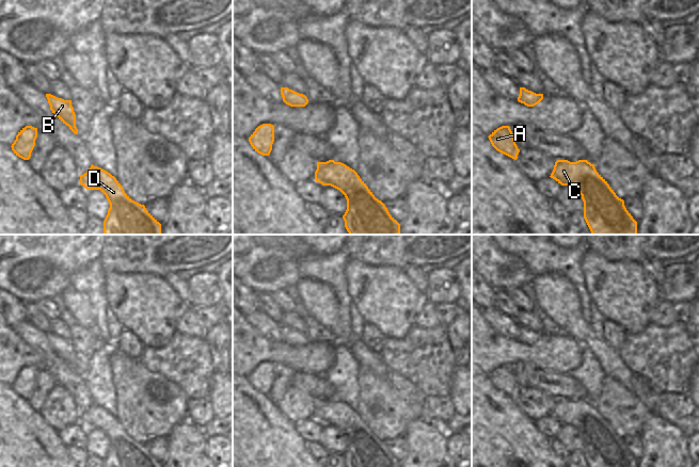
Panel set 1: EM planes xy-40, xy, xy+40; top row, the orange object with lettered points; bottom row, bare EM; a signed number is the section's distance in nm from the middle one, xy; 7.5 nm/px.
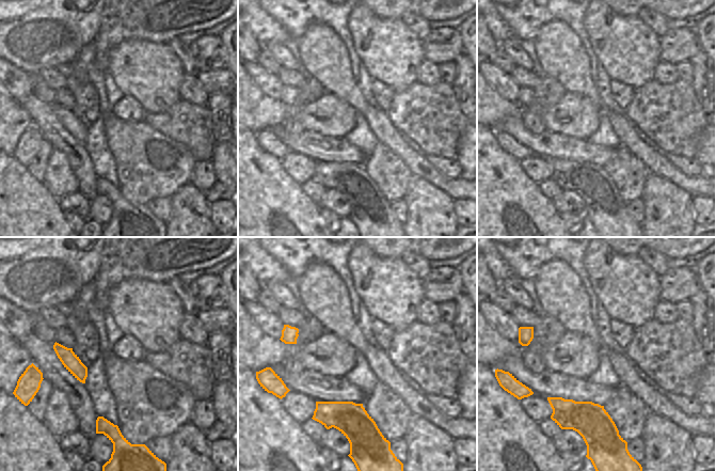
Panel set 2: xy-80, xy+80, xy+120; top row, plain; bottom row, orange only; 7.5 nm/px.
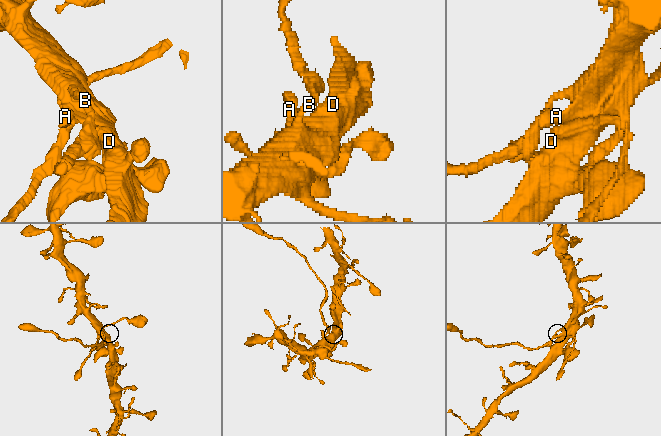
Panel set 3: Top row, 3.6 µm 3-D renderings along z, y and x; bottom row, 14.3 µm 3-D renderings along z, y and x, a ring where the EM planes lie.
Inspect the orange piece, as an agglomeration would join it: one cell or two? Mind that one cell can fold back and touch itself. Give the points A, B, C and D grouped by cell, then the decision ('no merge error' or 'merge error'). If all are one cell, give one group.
A C D / B | merge error

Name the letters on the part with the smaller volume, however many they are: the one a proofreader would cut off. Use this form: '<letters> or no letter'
B

